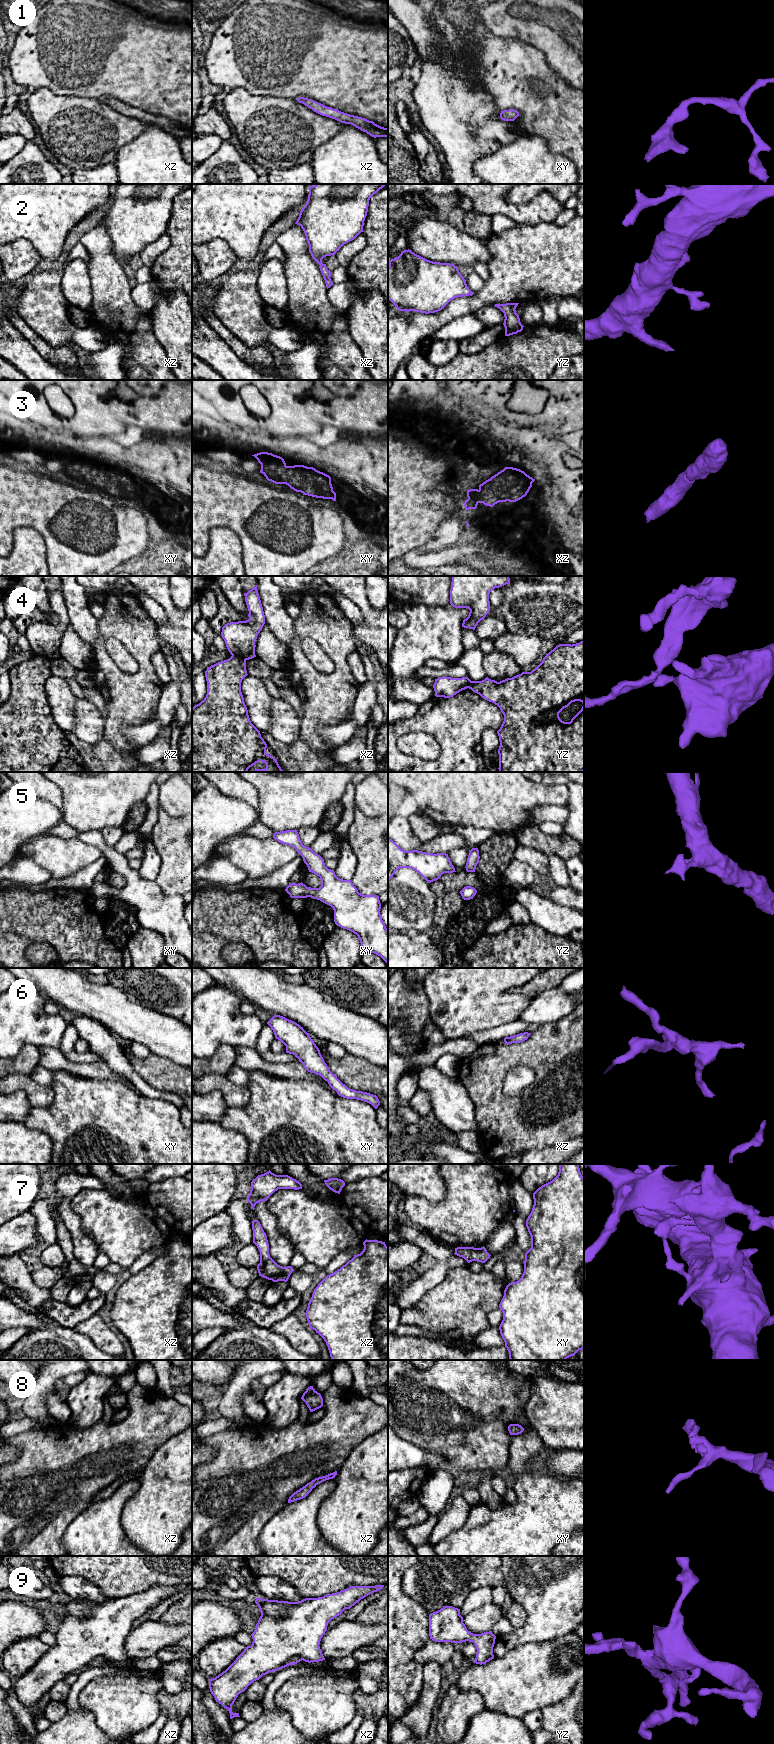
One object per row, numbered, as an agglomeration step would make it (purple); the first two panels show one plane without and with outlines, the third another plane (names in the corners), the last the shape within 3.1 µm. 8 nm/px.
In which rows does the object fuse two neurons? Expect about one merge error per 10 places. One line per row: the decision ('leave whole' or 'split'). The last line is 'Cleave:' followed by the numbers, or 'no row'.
1: leave whole
2: leave whole
3: leave whole
4: split
5: leave whole
6: leave whole
7: leave whole
8: leave whole
9: leave whole
Cleave: 4

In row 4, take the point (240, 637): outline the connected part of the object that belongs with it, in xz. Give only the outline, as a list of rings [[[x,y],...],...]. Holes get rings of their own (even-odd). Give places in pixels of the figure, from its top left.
[[[257,585],[244,593],[244,596],[249,611],[249,619],[225,624],[222,627],[221,636],[232,656],[249,660],[256,657],[255,642],[265,624],[265,615]]]

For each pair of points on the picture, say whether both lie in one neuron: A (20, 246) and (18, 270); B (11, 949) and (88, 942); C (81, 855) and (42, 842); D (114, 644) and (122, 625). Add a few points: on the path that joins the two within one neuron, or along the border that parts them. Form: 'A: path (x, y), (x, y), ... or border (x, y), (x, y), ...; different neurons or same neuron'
A: path (20, 252), (18, 264); same neuron
B: path (30, 934), (69, 934); same neuron
C: path (71, 855), (55, 855), (52, 852); same neuron
D: border (103, 641), (109, 638), (116, 638), (132, 655); different neurons

